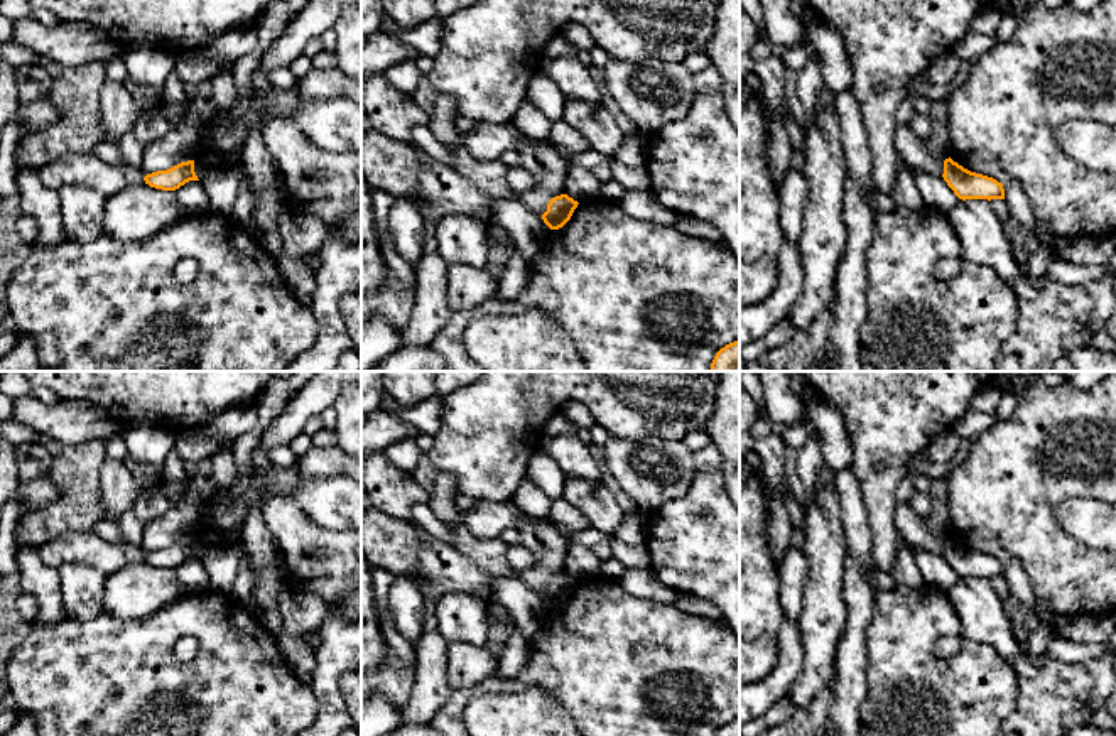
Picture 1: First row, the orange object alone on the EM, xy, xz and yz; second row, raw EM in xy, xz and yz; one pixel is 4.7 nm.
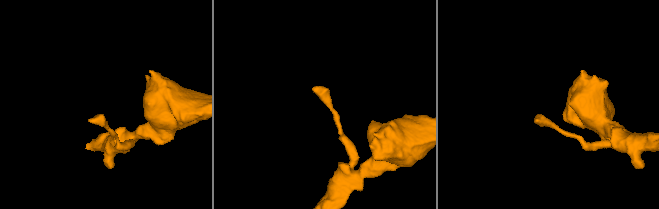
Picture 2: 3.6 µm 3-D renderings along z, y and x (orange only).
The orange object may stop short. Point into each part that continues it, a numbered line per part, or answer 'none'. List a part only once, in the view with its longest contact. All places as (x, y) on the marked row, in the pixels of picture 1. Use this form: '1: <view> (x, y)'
none

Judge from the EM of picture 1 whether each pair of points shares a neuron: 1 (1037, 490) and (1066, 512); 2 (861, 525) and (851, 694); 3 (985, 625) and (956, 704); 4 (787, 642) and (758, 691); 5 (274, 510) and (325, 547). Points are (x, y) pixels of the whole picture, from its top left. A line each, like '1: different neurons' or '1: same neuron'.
1: different neurons
2: same neuron
3: different neurons
4: same neuron
5: same neuron

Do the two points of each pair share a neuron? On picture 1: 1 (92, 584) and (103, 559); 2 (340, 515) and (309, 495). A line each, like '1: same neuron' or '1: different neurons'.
1: different neurons
2: same neuron

